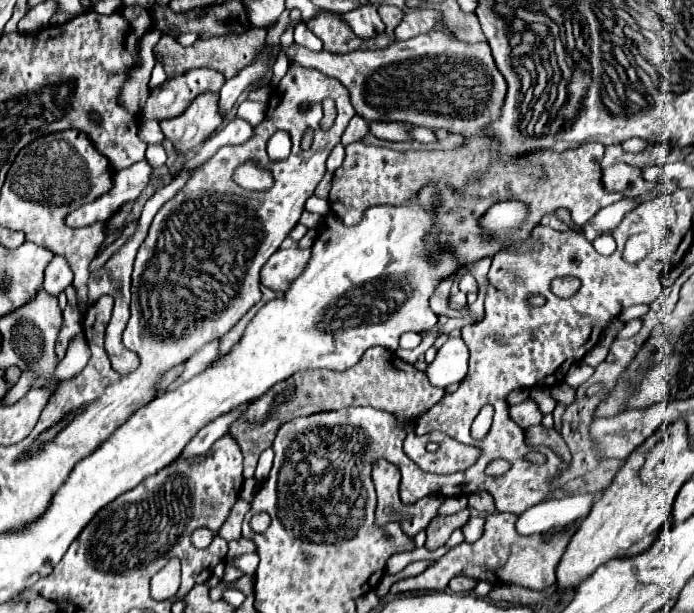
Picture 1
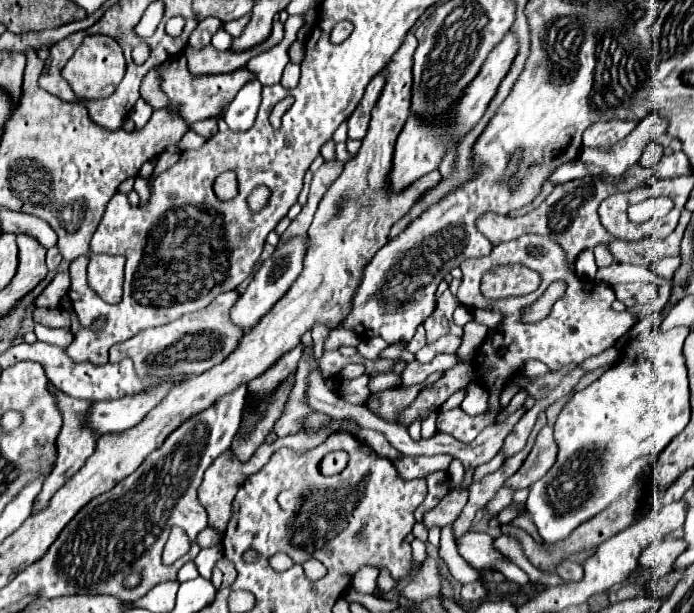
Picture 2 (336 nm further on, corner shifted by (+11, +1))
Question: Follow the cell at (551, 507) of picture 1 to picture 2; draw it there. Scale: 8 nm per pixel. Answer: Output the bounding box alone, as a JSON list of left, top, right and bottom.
[458,533,528,587]

